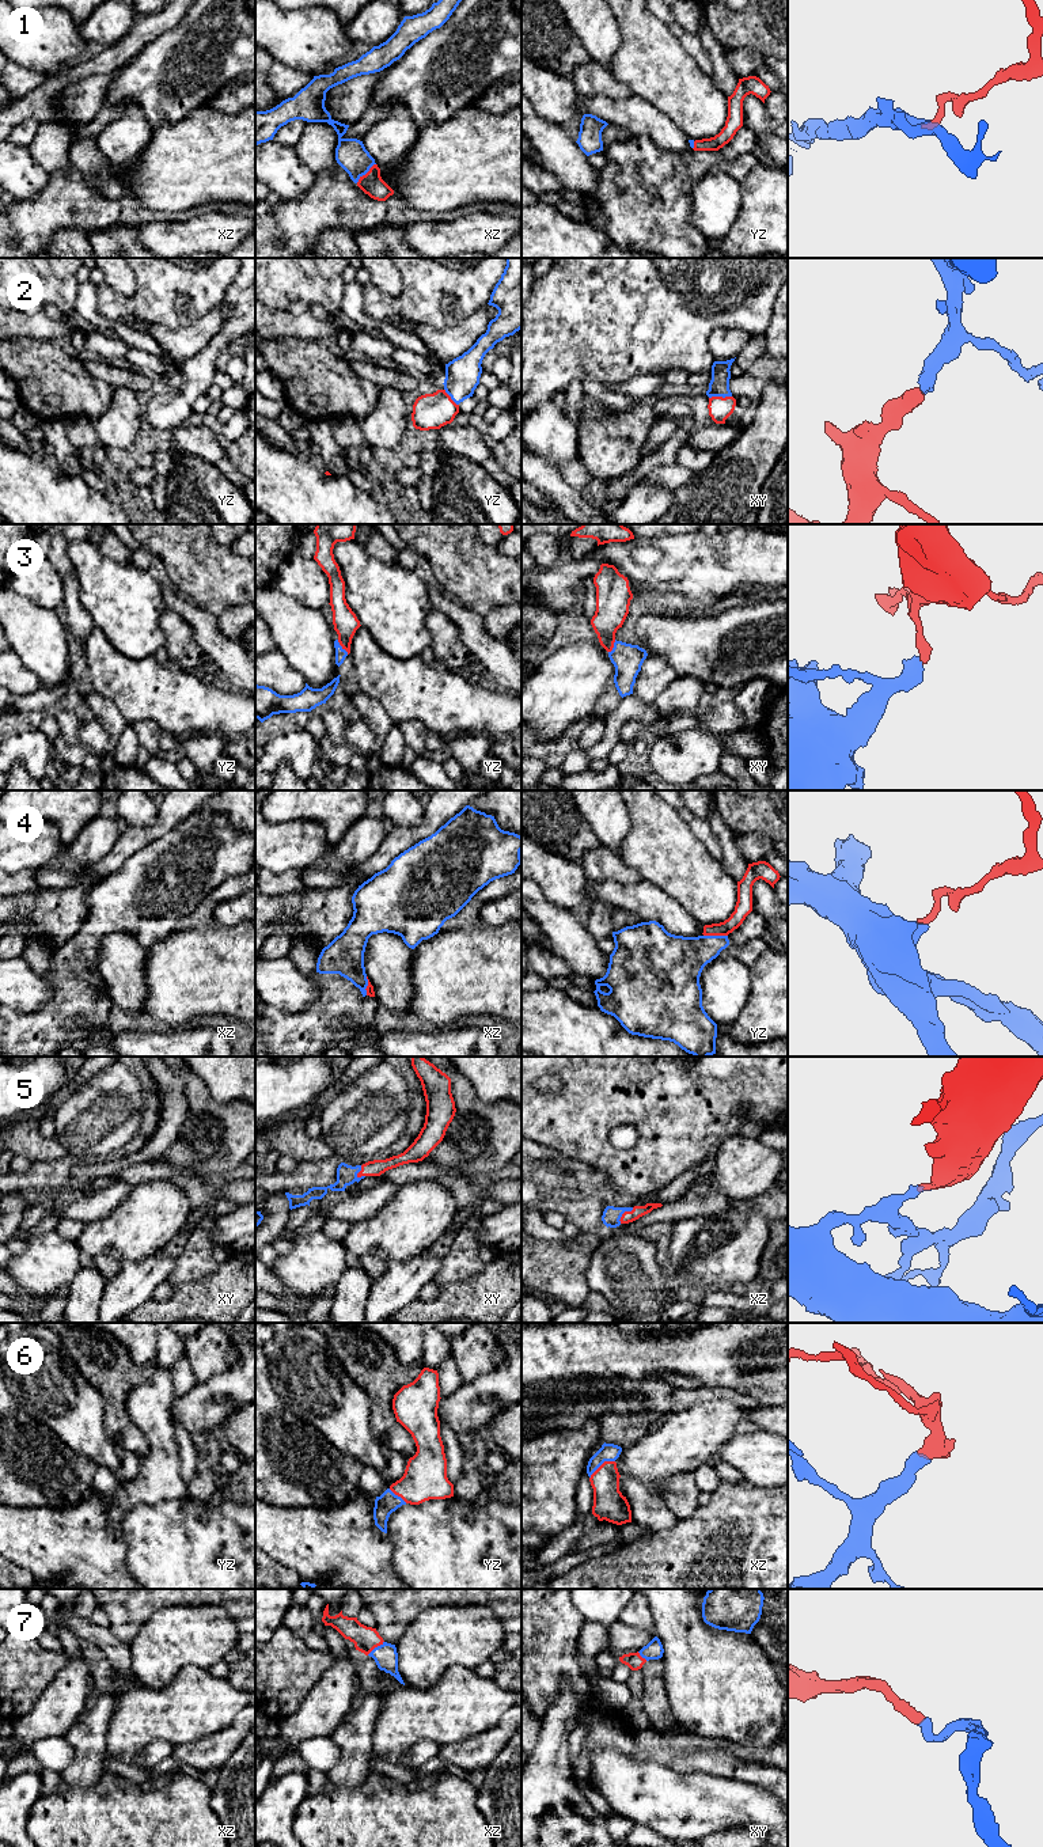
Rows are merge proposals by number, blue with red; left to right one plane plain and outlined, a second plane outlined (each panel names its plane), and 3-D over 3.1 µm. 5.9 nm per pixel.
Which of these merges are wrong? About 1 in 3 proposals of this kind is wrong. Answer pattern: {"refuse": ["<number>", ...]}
{"refuse": ["4"]}

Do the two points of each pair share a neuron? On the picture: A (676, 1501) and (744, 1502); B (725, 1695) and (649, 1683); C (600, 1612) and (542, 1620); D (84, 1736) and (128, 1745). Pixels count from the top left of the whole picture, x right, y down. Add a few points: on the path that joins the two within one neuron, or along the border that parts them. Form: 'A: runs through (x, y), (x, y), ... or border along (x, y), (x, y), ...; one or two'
A: border along (698, 1505), (689, 1517), (679, 1520); two
B: border along (660, 1658), (664, 1690), (674, 1715); two
C: border along (572, 1603), (586, 1619); two
D: border along (114, 1710), (107, 1729), (105, 1752); two

